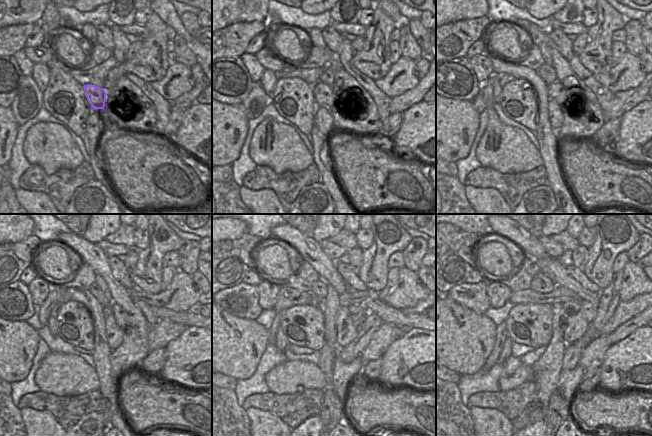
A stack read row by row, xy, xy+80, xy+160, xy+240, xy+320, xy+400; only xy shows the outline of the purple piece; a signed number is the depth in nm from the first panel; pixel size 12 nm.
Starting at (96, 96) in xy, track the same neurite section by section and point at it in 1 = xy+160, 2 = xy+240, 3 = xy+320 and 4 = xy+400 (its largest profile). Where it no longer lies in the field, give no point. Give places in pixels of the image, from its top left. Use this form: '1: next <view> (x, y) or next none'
1: next xy+160 (556, 91)
2: next xy+240 (121, 316)
3: next xy+320 (358, 311)
4: next xy+400 (589, 311)

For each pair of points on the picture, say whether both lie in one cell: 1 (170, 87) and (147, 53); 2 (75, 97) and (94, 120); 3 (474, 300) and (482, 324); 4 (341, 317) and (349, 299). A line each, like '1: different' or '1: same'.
1: different
2: different
3: different
4: different

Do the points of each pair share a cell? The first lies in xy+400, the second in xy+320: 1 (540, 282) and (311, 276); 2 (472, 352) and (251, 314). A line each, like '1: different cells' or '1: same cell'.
1: different cells
2: different cells

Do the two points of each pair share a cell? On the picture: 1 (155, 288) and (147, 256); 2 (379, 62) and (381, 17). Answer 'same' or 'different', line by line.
1: same
2: same

